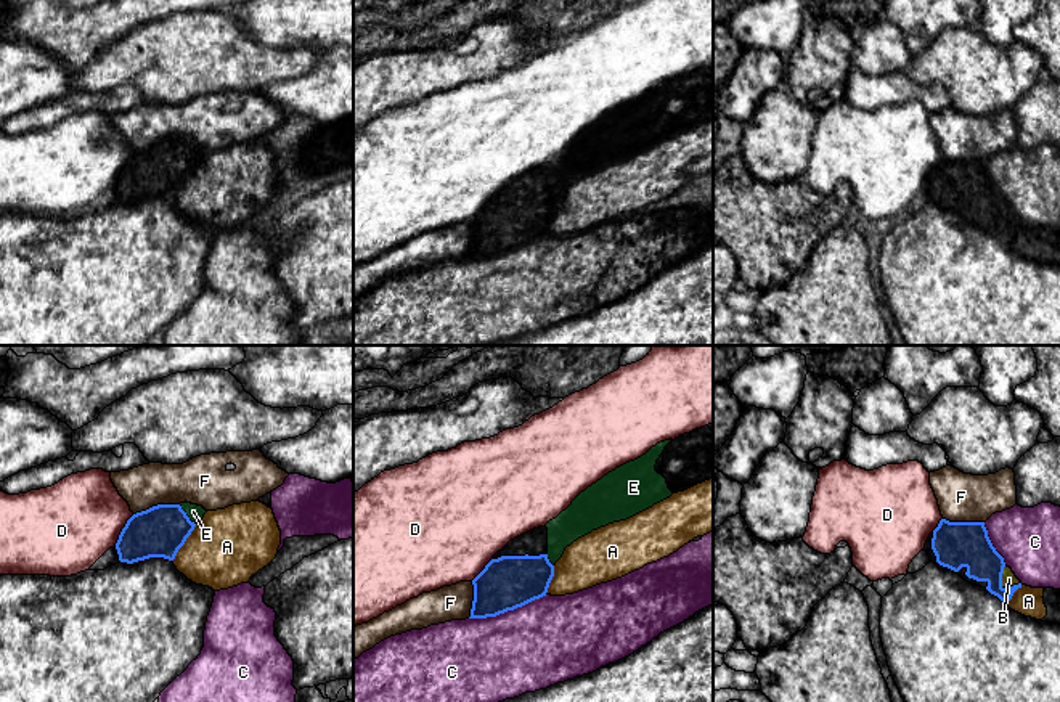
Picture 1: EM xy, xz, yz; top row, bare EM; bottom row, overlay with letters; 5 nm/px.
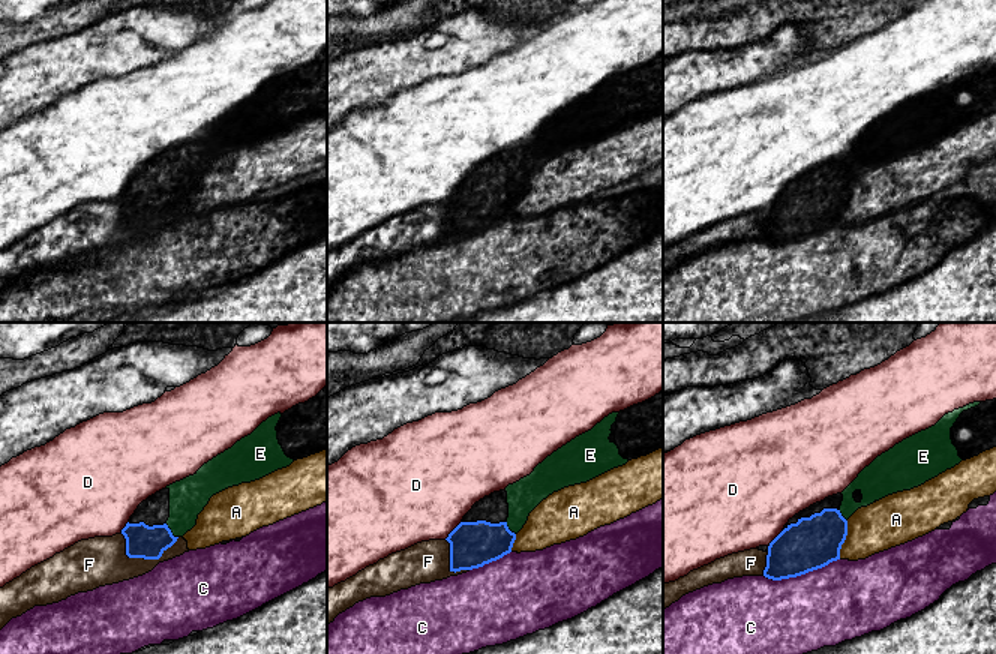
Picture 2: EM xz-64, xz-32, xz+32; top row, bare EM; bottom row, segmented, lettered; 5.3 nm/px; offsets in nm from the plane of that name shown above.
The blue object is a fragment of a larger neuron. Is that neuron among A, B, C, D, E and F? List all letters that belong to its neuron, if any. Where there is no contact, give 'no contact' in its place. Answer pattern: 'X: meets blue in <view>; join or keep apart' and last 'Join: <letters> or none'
A: meets blue in xy; keep apart
B: meets blue in yz; join
C: meets blue in xz; keep apart
D: meets blue in xy; keep apart
E: meets blue in xy; join
F: meets blue in xy; keep apart
Join: B, E

